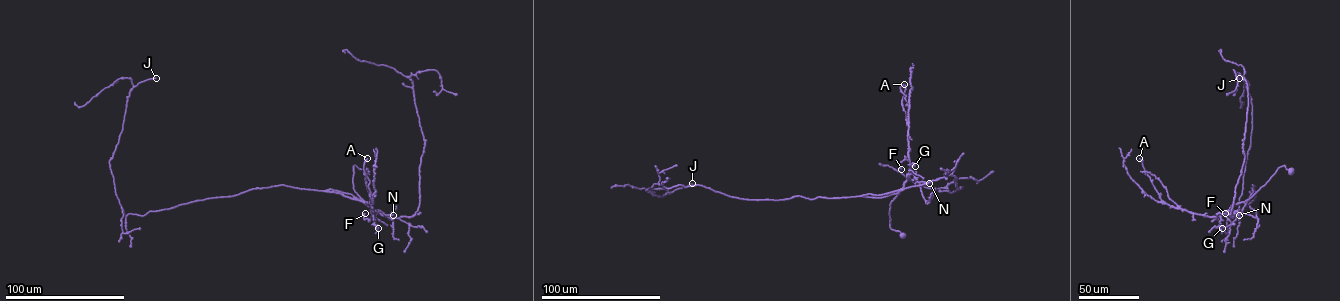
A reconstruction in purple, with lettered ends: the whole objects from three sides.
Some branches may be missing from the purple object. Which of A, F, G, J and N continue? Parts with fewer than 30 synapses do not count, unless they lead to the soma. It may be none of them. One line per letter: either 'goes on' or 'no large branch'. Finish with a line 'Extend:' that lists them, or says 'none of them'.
A: no large branch
F: no large branch
G: no large branch
J: goes on
N: no large branch
Extend: J

